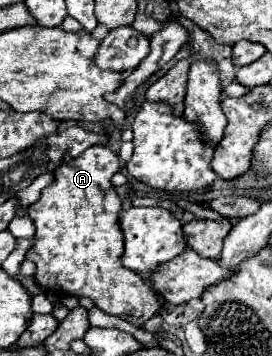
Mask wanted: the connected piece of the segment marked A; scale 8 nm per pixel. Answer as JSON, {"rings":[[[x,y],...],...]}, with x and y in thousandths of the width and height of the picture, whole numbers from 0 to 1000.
{"rings":[[[371,404],[320,416],[290,444],[239,438],[232,461],[202,478],[202,511],[158,534],[151,556],[121,579],[74,584],[63,607],[107,601],[129,629],[129,663],[121,663],[129,680],[99,702],[92,725],[129,736],[136,747],[129,787],[158,815],[217,837],[320,831],[379,876],[438,888],[518,921],[548,893],[577,888],[599,871],[599,854],[585,848],[555,803],[533,798],[504,764],[482,764],[452,753],[452,742],[438,742],[438,719],[452,713],[452,663],[438,652],[445,562],[423,545],[423,528],[408,522],[408,494],[430,478],[438,478],[438,438]]]}

